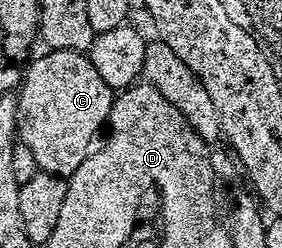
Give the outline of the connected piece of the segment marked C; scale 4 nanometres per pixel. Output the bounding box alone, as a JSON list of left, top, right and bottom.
[18,49,114,179]

